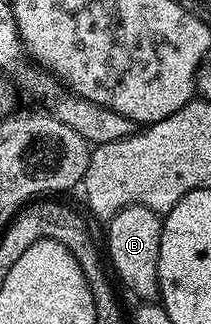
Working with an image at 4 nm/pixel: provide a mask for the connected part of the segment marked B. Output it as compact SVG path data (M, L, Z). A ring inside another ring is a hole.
M130 204L106 221L107 256L115 267L114 275L119 275L118 283L128 288L138 299L151 302L159 295L159 279L157 278L157 258L161 246L161 230L163 222L160 213L149 210L140 204Z

